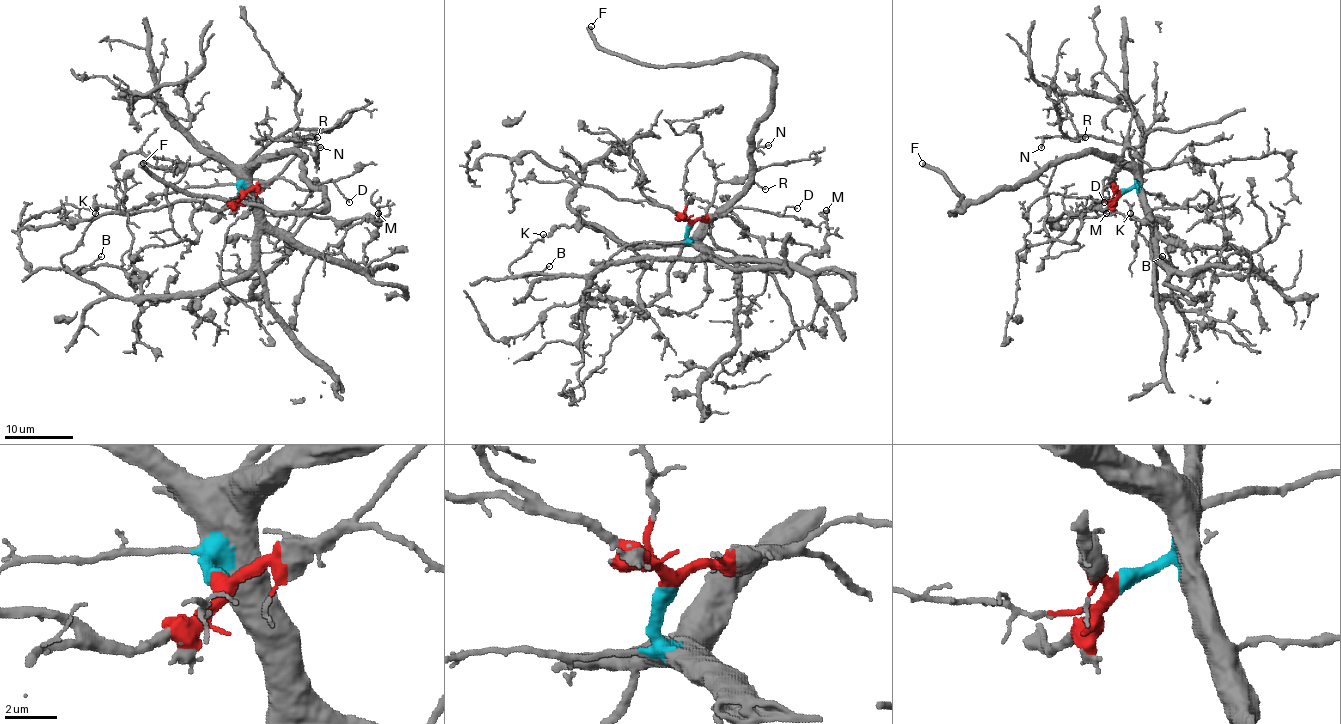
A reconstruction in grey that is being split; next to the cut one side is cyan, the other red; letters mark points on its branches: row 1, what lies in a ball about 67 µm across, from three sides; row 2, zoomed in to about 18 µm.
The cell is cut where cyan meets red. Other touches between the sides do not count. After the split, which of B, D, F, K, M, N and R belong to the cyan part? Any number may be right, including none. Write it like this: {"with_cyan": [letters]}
{"with_cyan": ["B", "F", "K", "M", "N", "R"]}

